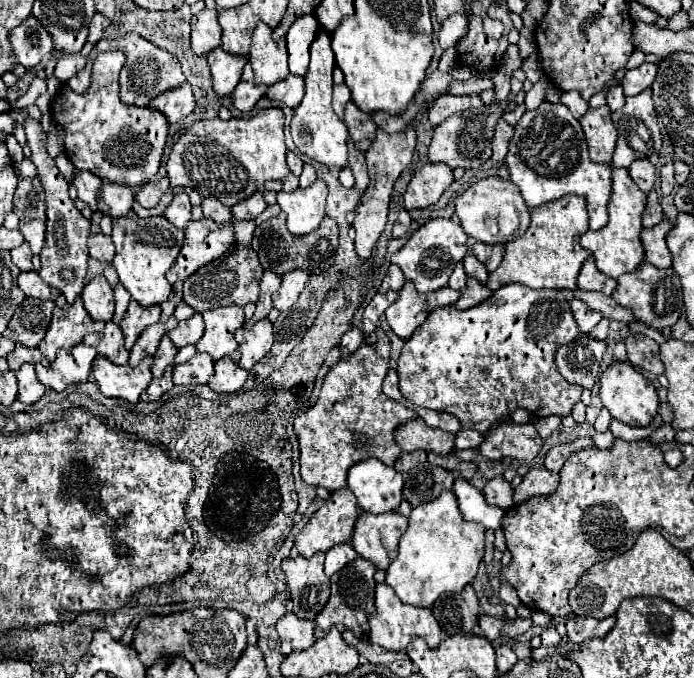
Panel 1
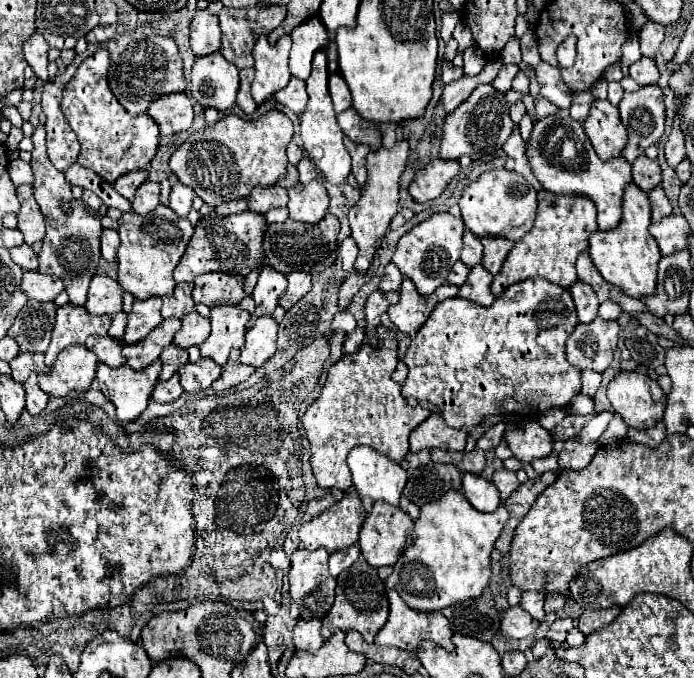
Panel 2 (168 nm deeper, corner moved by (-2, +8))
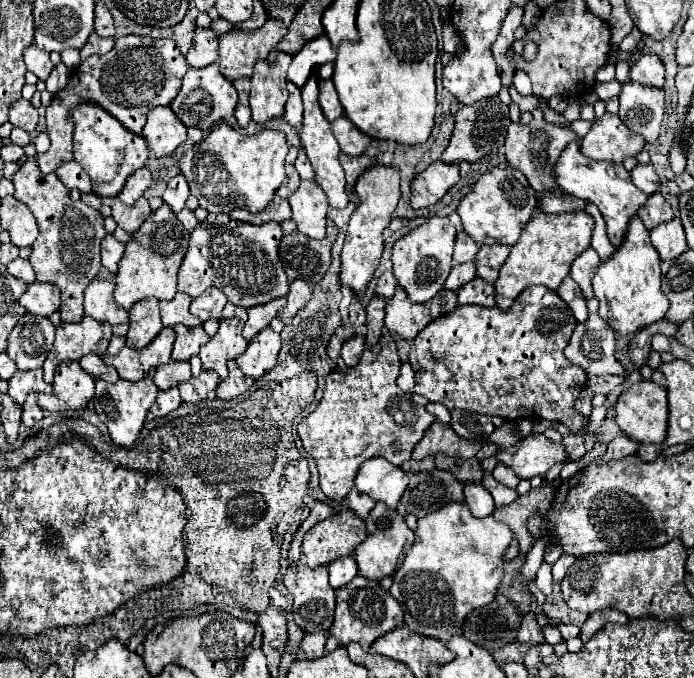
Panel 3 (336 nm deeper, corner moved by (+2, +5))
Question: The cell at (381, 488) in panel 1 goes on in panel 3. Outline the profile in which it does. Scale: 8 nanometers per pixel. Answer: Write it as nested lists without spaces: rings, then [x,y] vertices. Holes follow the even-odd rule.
[[[371,458],[363,462],[355,478],[355,488],[359,492],[371,496],[375,502],[385,502],[389,508],[397,508],[407,484],[409,474],[383,458]]]

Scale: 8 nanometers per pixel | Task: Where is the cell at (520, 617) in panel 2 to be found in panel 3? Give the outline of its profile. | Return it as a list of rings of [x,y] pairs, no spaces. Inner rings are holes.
[[[529,614],[523,618],[523,624],[519,628],[519,642],[527,642],[527,644],[543,644],[545,642],[545,634],[541,630],[541,626],[535,620],[535,614]]]

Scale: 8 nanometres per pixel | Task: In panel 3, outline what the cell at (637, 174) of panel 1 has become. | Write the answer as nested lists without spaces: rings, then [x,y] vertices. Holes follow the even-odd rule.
[[[637,164],[631,172],[631,180],[635,182],[637,188],[641,188],[647,196],[655,194],[661,190],[661,180],[653,170],[653,164]]]

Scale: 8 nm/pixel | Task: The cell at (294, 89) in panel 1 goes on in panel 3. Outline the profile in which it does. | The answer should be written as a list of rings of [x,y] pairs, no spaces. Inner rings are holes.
[[[287,84],[289,88],[289,102],[285,108],[285,120],[293,126],[293,128],[301,128],[301,120],[303,120],[303,106],[301,106],[301,90],[295,84]]]

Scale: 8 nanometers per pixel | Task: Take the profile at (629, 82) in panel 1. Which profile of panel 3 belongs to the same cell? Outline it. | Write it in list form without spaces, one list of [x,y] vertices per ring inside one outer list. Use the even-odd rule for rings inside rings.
[[[645,54],[635,60],[631,66],[631,80],[647,86],[657,86],[663,88],[665,84],[665,66],[655,54]]]

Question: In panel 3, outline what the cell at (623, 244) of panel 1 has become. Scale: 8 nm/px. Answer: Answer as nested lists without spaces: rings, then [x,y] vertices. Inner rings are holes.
[[[635,216],[629,224],[627,240],[623,240],[623,248],[601,262],[599,272],[593,278],[593,290],[599,300],[599,316],[617,332],[617,334],[635,334],[645,326],[659,322],[665,318],[669,310],[669,300],[661,290],[661,258],[655,252],[649,230],[643,226],[639,216]]]

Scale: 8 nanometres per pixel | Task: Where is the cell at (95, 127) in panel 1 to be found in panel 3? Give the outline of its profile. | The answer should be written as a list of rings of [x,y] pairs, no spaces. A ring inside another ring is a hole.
[[[81,102],[77,110],[73,112],[75,120],[75,136],[73,136],[73,152],[75,162],[81,164],[81,168],[89,174],[93,192],[103,198],[113,198],[121,192],[127,178],[137,170],[143,168],[147,162],[147,142],[143,136],[135,136],[127,132],[111,114],[107,114],[103,108]]]

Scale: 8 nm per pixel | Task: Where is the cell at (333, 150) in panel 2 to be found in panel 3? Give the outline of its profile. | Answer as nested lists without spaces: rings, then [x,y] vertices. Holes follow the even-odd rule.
[[[315,74],[301,88],[301,92],[303,92],[303,106],[305,106],[305,118],[303,118],[303,128],[301,128],[301,142],[303,142],[303,148],[307,152],[307,158],[309,158],[311,166],[315,170],[315,180],[325,190],[331,208],[347,208],[349,198],[347,198],[347,192],[345,192],[343,168],[339,164],[339,152],[341,150],[339,150],[339,144],[337,144],[337,140],[335,140],[333,132],[331,132],[329,120],[323,116],[323,112],[319,108],[319,102],[317,102],[319,90],[317,90],[317,76]]]

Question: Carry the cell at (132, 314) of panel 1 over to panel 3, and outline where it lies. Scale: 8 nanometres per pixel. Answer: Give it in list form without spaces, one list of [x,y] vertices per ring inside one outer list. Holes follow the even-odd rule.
[[[145,298],[137,302],[129,310],[129,314],[131,314],[131,324],[127,332],[127,346],[141,350],[163,330],[159,316],[159,300]]]

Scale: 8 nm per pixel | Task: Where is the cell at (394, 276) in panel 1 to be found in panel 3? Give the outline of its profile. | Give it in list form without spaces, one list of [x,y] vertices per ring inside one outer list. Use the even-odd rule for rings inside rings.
[[[383,272],[383,274],[377,278],[375,294],[377,294],[377,296],[383,296],[383,298],[391,298],[391,296],[395,294],[395,288],[397,288],[397,280],[395,280],[393,272]]]

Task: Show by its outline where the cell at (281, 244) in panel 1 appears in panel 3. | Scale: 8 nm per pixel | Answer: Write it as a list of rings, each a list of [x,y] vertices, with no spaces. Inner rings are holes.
[[[327,222],[325,240],[311,240],[301,232],[289,234],[283,238],[279,246],[279,258],[287,272],[289,282],[305,280],[309,284],[317,284],[323,280],[329,264],[331,264],[331,246],[337,238],[337,226]]]

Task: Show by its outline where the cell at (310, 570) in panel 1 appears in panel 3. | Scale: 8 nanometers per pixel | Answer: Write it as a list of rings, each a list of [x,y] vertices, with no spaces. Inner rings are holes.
[[[295,562],[287,568],[283,576],[283,584],[293,594],[293,616],[295,624],[303,632],[317,632],[317,630],[329,630],[333,624],[333,612],[335,612],[335,590],[329,586],[329,574],[325,566],[309,568],[307,564]]]

